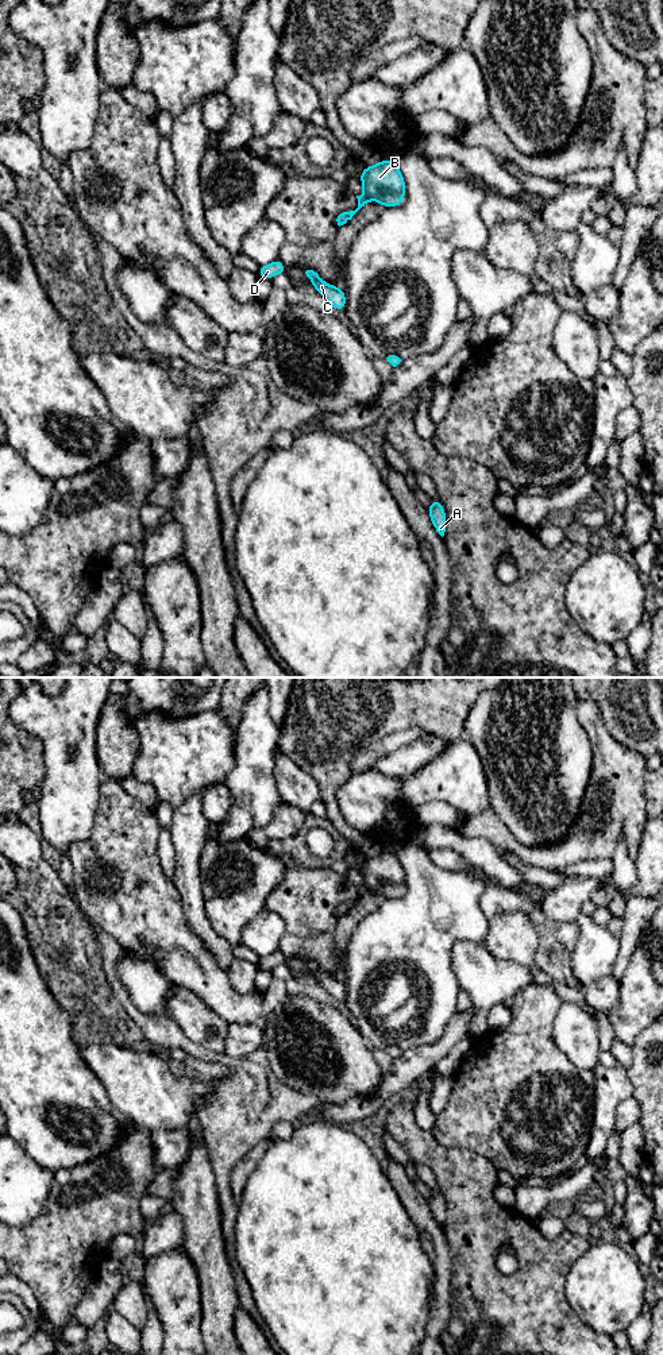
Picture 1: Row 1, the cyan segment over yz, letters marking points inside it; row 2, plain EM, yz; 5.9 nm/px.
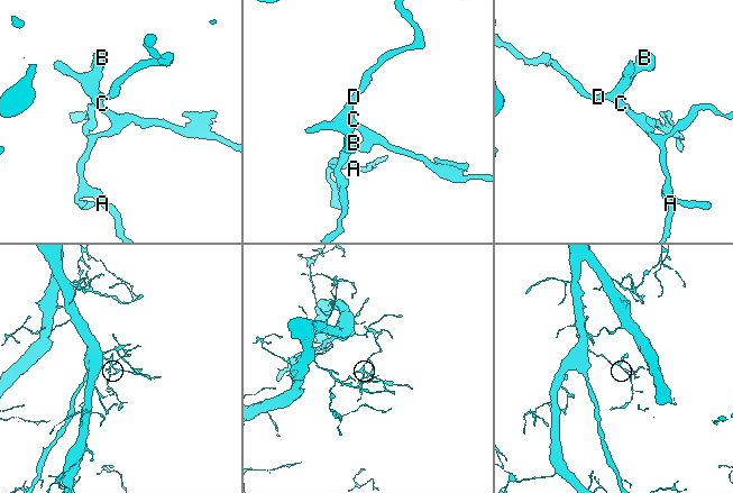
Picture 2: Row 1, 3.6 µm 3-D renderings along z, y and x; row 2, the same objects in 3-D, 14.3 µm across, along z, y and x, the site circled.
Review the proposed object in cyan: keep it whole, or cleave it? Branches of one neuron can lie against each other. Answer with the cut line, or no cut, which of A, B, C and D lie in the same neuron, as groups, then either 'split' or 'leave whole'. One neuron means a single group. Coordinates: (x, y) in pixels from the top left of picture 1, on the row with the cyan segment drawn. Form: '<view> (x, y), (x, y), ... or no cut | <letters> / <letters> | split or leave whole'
no cut | A B C D | leave whole

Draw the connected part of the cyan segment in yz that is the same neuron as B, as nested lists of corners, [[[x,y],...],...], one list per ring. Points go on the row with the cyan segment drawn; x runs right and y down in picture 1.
[[[385,158],[375,166],[366,166],[359,179],[365,188],[365,193],[356,196],[358,208],[355,211],[343,212],[338,216],[336,221],[339,227],[351,220],[371,198],[375,198],[381,206],[400,206],[405,198],[404,177],[397,163]]]

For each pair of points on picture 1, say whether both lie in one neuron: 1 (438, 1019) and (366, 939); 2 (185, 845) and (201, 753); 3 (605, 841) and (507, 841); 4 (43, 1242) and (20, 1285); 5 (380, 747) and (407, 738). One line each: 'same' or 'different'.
1: same
2: different
3: same
4: different
5: same

